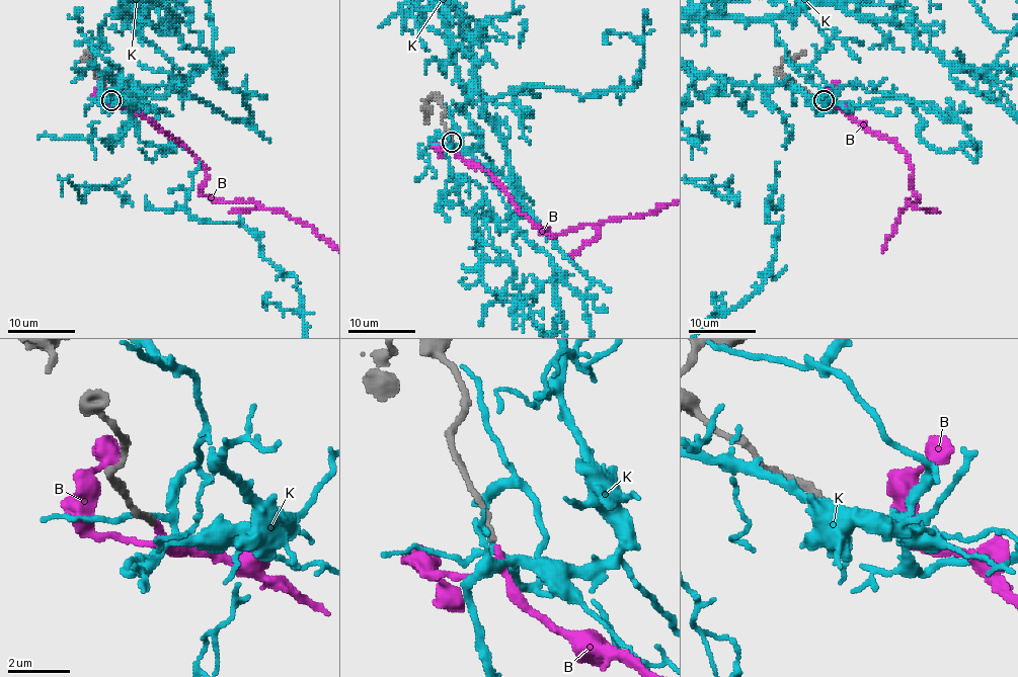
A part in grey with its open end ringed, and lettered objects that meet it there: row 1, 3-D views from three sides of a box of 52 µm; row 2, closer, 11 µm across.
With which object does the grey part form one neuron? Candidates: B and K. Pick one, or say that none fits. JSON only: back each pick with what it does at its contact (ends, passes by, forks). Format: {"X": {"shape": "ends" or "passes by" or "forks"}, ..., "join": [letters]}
{"B": {"shape": "passes by"}, "join": ["B"]}

